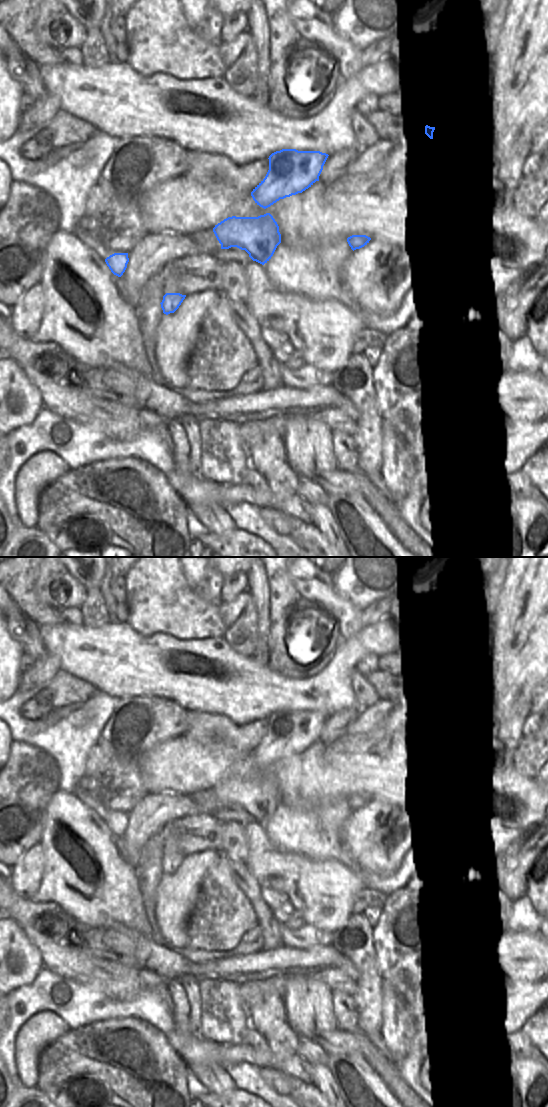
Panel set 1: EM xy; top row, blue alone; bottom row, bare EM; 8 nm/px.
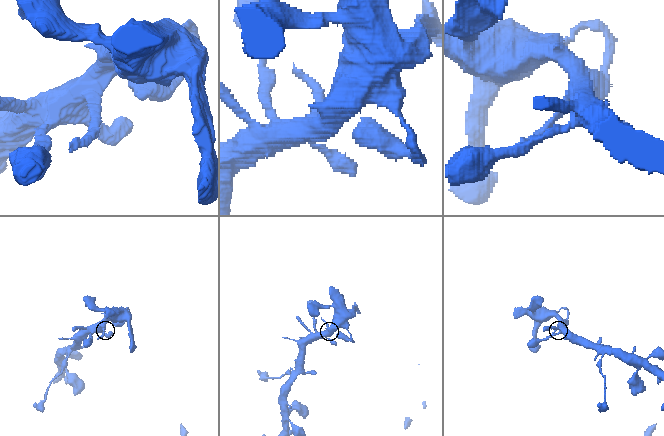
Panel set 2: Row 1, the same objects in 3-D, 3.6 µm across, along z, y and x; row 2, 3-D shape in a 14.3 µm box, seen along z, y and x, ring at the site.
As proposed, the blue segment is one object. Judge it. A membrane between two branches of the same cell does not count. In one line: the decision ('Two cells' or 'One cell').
One cell.

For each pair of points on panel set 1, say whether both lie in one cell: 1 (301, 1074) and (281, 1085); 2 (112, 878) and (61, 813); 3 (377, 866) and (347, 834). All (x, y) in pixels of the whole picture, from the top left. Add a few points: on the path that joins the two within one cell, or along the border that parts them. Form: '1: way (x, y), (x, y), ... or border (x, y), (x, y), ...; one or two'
1: border (280, 1069), (291, 1076); two
2: way (101, 862), (87, 840), (76, 829); one
3: way (371, 858), (355, 842); one

